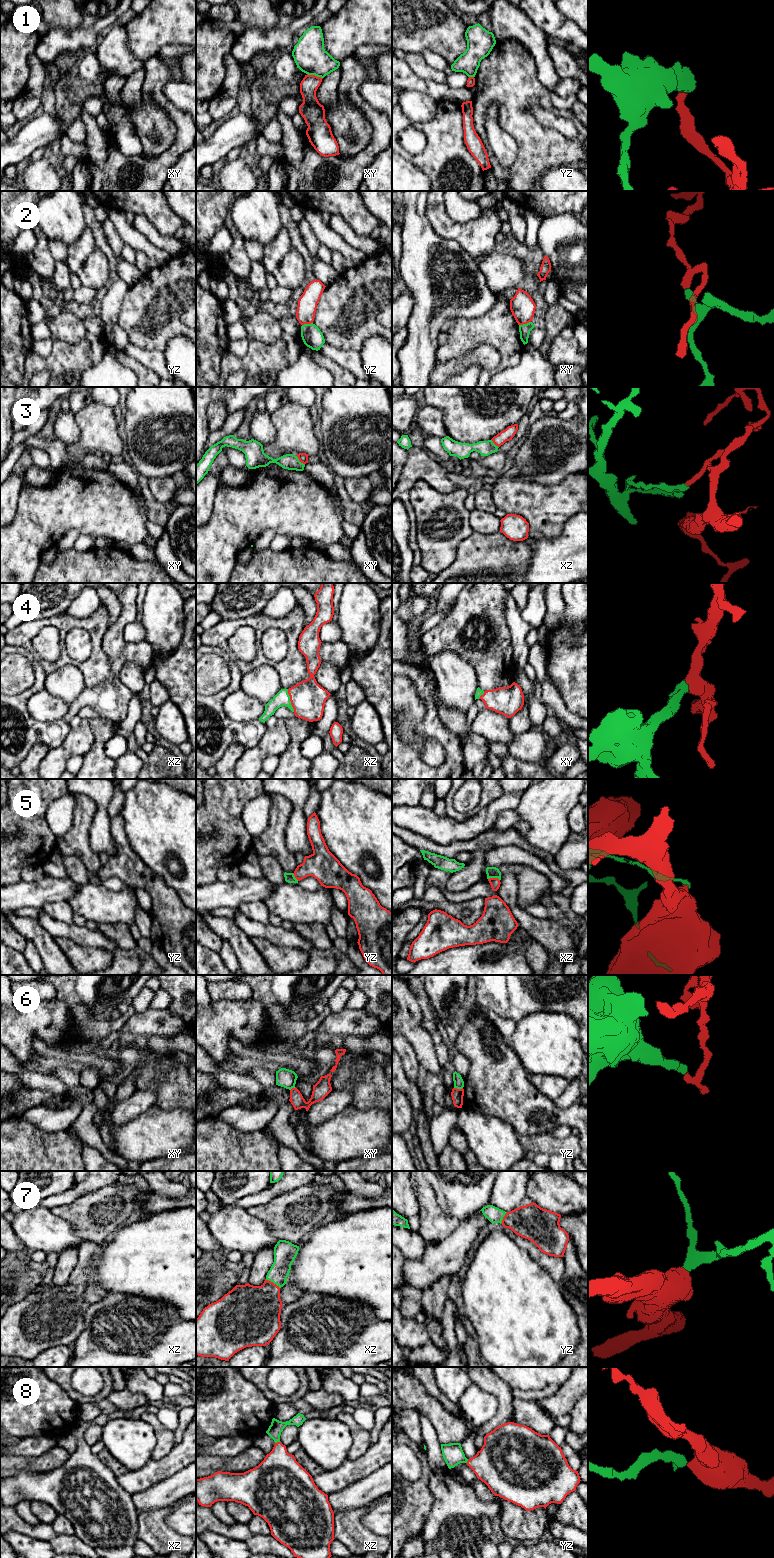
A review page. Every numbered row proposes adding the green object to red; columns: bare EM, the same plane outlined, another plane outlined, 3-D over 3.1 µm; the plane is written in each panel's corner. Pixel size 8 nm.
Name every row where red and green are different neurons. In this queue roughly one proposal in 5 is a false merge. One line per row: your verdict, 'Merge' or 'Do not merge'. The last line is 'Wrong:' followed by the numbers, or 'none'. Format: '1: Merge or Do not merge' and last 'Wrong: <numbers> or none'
1: Do not merge
2: Do not merge
3: Do not merge
4: Merge
5: Do not merge
6: Do not merge
7: Merge
8: Merge
Wrong: 1, 2, 3, 5, 6

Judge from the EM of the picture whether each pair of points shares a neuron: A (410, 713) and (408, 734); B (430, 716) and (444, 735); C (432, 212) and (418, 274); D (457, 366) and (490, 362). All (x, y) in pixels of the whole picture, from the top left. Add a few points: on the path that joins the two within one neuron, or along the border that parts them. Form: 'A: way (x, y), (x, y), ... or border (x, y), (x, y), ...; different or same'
A: way (409, 718), (408, 729); same
B: way (431, 721), (439, 730); same
C: border (426, 201), (425, 215), (430, 225), (447, 239); different
D: way (465, 362), (467, 360), (482, 360); same

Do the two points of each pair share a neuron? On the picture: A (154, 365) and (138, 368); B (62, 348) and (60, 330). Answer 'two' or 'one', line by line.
A: two
B: two

